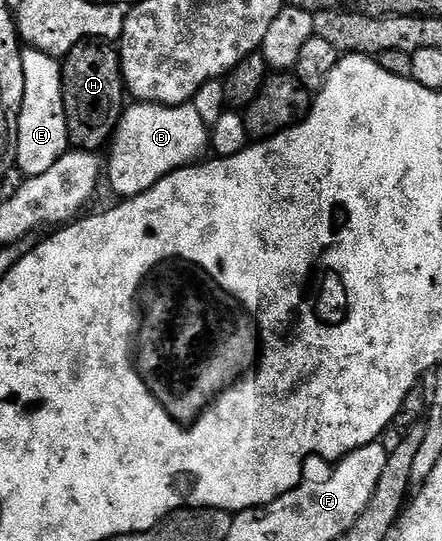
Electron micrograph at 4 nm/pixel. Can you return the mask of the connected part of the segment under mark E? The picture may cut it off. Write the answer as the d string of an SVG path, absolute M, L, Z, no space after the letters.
M29 47L24 52L24 77L26 90L22 98L22 110L18 118L18 158L16 168L24 171L25 177L46 174L58 158L69 151L66 110L62 82L62 64L55 56L48 56L37 48Z

